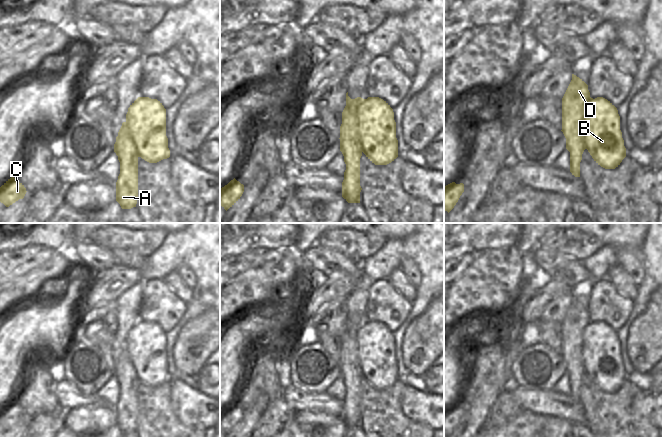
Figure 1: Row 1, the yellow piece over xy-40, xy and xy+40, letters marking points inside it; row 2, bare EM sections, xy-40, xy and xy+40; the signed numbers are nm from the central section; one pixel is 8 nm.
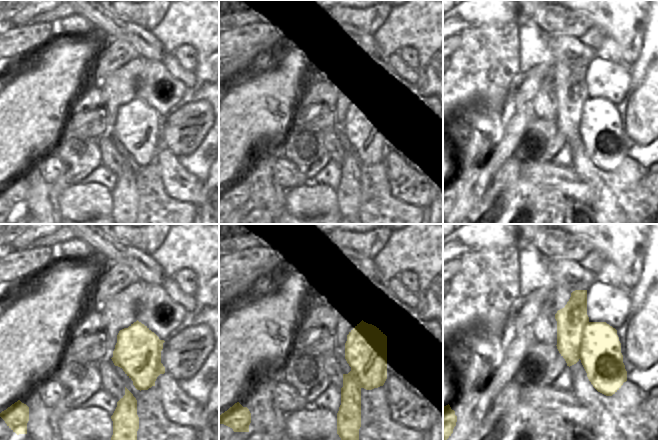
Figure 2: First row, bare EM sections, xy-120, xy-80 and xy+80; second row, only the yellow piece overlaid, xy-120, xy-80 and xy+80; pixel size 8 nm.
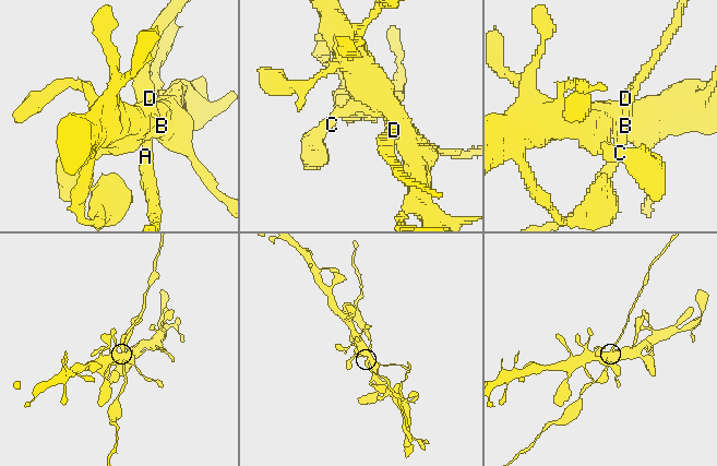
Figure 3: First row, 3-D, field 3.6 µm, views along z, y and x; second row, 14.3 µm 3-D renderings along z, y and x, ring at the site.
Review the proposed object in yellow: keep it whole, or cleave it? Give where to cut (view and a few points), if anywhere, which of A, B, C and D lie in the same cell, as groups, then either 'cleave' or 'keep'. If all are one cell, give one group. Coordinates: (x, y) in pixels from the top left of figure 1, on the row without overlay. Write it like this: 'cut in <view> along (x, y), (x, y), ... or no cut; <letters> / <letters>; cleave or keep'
cut in xy along (364, 323), (356, 334), (357, 359), (362, 375); A D / B C; cleave

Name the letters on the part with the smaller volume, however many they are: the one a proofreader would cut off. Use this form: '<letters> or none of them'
A, D

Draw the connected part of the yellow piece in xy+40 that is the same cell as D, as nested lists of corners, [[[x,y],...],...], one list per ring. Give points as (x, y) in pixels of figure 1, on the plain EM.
[[[572,298],[572,304],[562,322],[562,356],[570,376],[570,396],[580,401],[580,386],[586,373],[582,358],[582,334],[590,322],[588,309]]]

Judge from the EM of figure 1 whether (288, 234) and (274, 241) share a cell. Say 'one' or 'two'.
one

